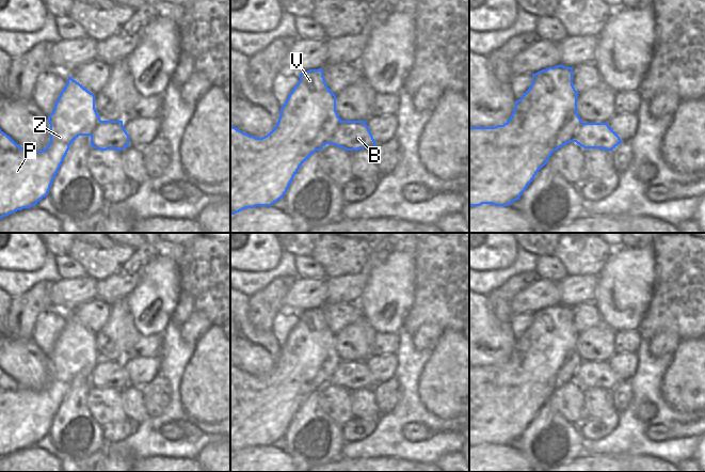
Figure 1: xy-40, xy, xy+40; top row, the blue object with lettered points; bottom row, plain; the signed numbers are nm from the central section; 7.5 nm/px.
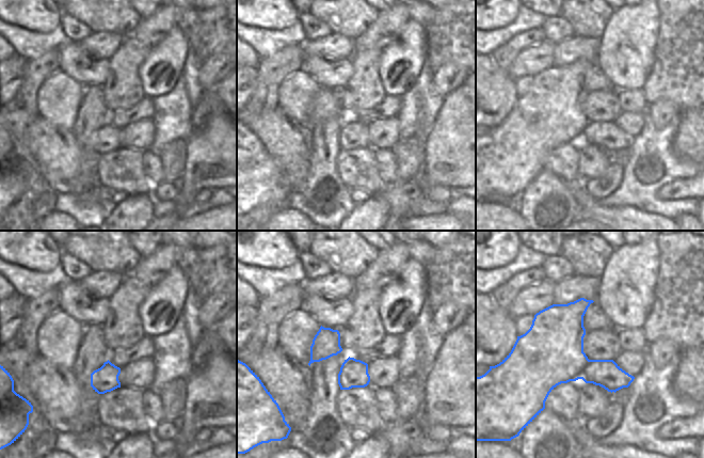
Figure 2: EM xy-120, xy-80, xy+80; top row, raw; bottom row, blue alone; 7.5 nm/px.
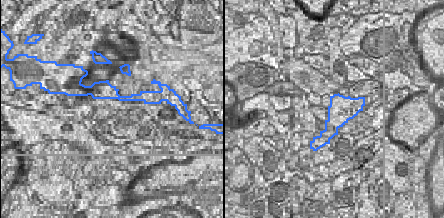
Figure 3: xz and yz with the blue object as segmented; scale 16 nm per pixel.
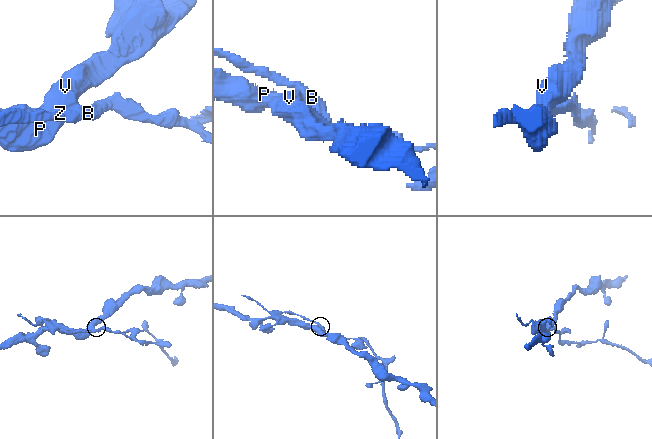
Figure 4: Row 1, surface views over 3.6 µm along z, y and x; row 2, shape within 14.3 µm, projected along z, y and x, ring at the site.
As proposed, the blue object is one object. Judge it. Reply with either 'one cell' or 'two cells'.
two cells

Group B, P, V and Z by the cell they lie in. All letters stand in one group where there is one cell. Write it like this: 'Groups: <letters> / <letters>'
Groups: B / P V Z

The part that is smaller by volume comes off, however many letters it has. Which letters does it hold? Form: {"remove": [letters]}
{"remove": ["B"]}

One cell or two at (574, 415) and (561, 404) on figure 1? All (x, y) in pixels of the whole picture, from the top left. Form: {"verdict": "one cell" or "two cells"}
{"verdict": "one cell"}

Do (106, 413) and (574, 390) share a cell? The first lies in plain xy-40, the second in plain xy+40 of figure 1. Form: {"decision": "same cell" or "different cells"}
{"decision": "same cell"}

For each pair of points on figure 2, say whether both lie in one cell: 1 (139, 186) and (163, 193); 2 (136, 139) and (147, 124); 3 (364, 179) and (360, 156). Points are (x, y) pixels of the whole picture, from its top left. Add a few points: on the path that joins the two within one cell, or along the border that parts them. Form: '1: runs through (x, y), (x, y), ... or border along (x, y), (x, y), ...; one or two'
1: border along (155, 187), (150, 192), (129, 195); two
2: runs through (139, 136), (146, 127); one
3: runs through (363, 174), (360, 171), (360, 161); one

